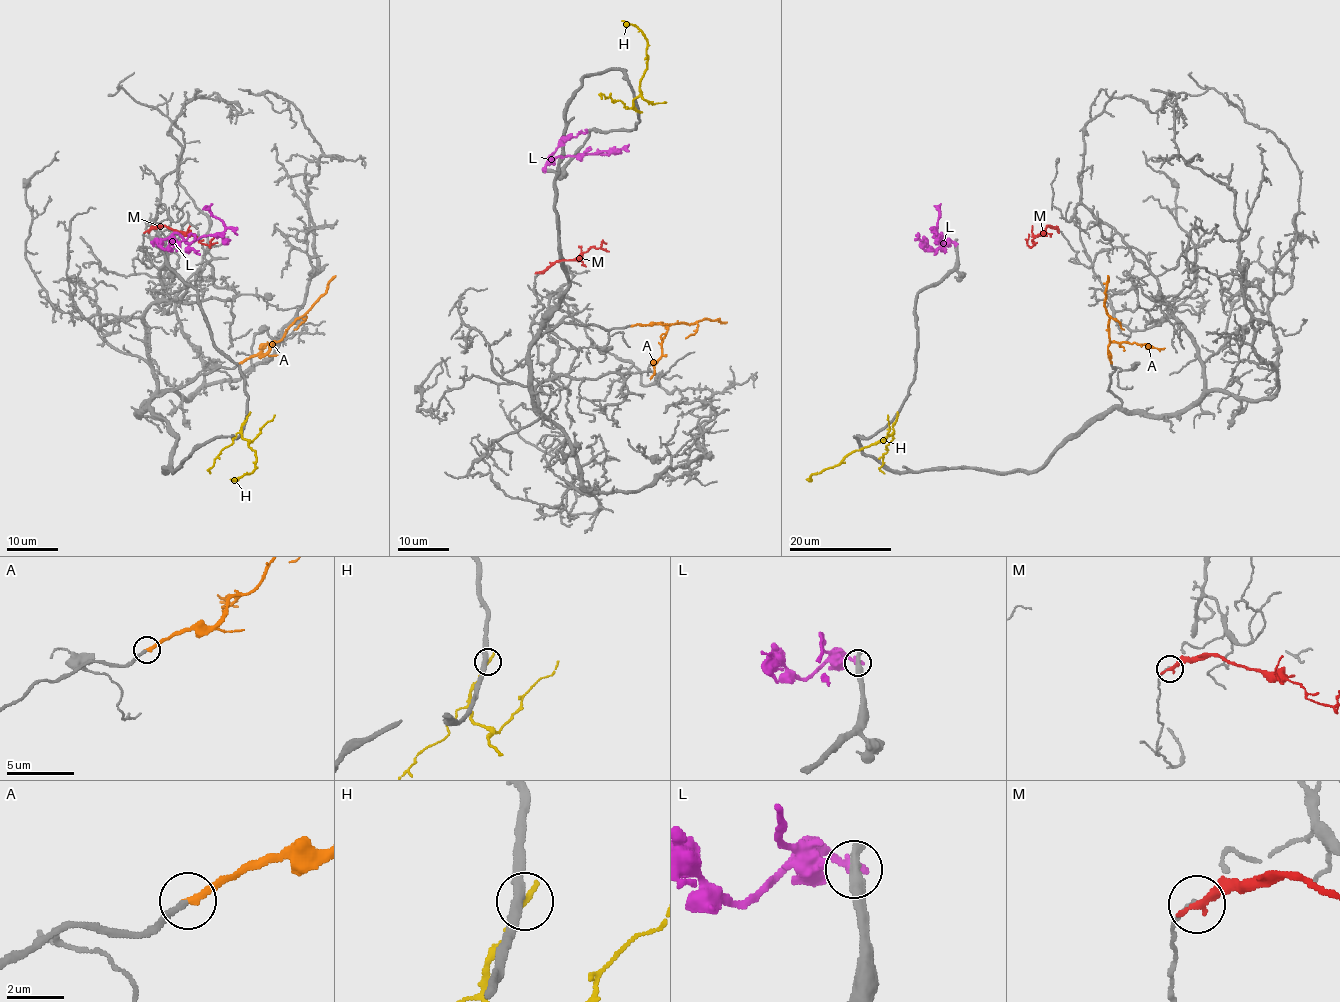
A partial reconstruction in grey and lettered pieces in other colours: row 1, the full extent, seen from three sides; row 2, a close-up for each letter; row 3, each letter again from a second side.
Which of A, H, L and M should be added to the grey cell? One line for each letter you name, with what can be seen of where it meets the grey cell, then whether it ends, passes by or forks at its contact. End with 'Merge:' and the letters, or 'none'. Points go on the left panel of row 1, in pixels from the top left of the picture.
A: meets grey at (240, 362); it ends there
Merge: A

